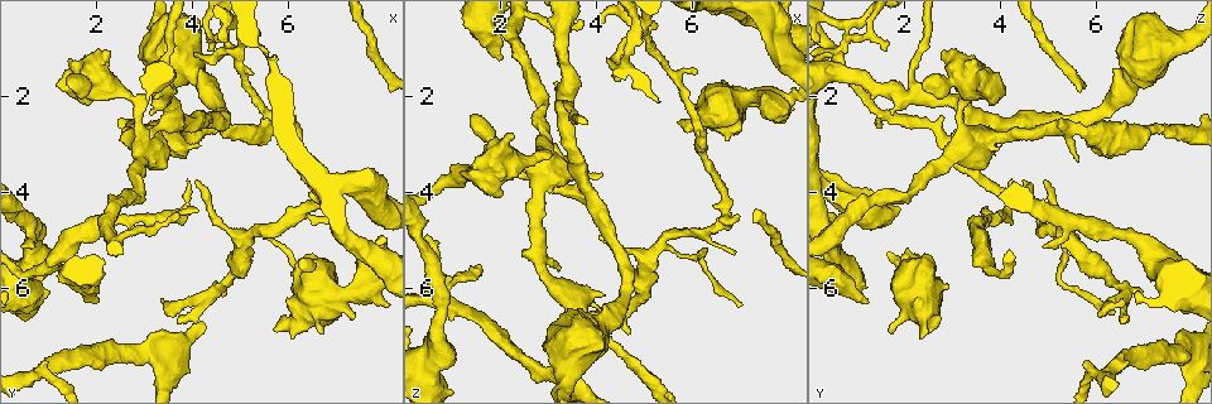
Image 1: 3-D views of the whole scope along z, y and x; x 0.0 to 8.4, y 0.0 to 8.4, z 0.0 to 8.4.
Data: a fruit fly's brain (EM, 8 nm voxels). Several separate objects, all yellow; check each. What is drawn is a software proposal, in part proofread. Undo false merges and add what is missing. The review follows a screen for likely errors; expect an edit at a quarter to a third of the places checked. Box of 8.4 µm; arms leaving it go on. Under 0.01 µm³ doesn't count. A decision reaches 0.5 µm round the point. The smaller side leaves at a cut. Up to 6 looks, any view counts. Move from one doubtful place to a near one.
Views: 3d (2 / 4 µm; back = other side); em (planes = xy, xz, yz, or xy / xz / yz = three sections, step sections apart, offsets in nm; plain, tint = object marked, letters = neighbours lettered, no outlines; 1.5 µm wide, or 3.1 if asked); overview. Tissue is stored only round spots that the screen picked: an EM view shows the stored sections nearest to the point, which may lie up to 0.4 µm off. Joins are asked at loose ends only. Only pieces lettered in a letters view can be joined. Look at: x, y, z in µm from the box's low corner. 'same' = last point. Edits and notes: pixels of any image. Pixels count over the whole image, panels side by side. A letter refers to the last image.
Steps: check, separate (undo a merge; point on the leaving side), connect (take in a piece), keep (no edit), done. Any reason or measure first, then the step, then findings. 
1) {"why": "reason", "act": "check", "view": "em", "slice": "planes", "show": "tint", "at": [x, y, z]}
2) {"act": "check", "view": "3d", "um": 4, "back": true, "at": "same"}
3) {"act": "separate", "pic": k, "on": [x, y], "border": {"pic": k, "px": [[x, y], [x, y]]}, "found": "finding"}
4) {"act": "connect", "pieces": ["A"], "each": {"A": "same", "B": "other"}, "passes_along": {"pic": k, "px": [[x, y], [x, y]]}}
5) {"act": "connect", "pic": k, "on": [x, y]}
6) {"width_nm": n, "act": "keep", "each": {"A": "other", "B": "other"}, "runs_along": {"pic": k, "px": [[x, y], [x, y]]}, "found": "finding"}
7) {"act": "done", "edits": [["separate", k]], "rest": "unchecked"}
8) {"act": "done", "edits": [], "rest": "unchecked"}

{"why": "tapers out", "act": "check", "view": "3d", "um": 4, "at": [4.10, 3.75, 4.95]}

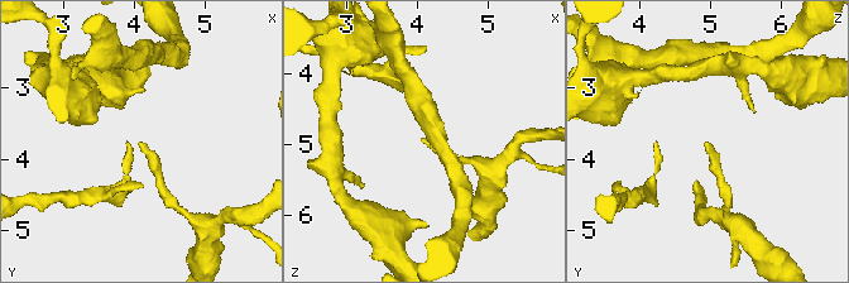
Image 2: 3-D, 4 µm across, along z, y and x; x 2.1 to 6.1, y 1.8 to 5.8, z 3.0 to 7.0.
{"act": "check", "view": "em", "slice": "xy", "step": 8, "show": "letters", "at": [4.05, 3.75, 4.90]}

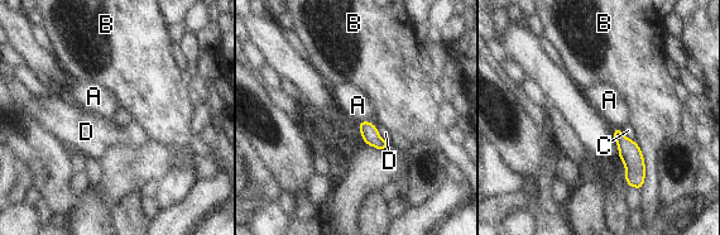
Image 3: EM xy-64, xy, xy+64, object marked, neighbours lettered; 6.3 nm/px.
{"act": "keep", "each": {"A": "other", "B": "other", "C": "other", "D": "other"}, "border": {"pic": 3, "px": [[366, 119], [356, 125]]}, "found": "no lettered piece goes on from it"}

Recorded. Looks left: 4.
{"why": "an open end", "act": "check", "view": "3d", "um": 4, "at": [2.00, 6.30, 1.20]}

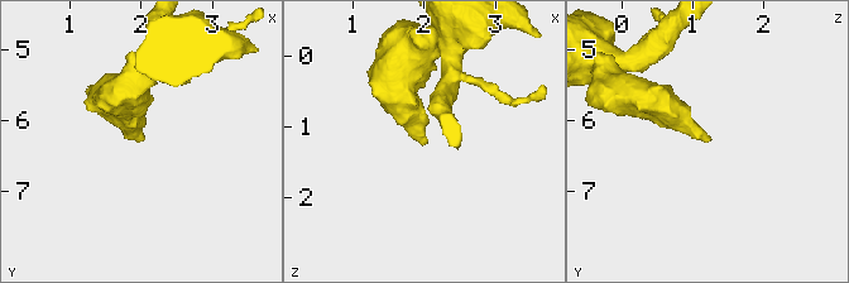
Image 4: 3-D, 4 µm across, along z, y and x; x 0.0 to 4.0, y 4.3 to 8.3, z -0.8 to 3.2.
{"why": "shape alone is not enough", "act": "check", "view": "em", "slice": "planes", "show": "letters", "at": [2.00, 6.30, 1.25]}

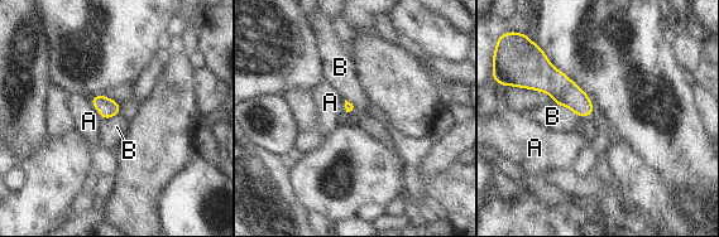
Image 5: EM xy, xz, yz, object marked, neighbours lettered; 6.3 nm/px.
{"act": "keep", "each": {"A": "other", "B": "other"}, "border": {"pic": 5, "px": [[552, 102], [567, 107], [579, 117]]}, "found": "no lettered piece goes on from it"}

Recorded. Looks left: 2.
{"why": "four or more arms meet", "act": "check", "view": "em", "slice": "planes", "show": "tint", "at": [4.90, 1.10, 0.60]}

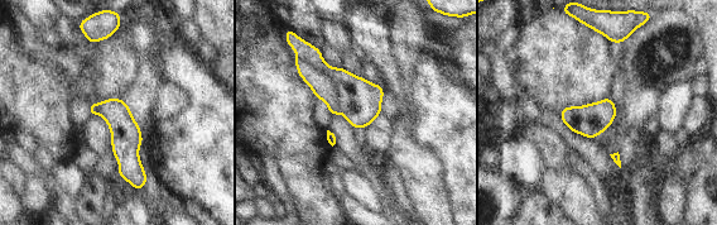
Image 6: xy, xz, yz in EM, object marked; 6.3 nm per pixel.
{"act": "check", "view": "em", "slice": "planes", "show": "letters", "at": "same"}

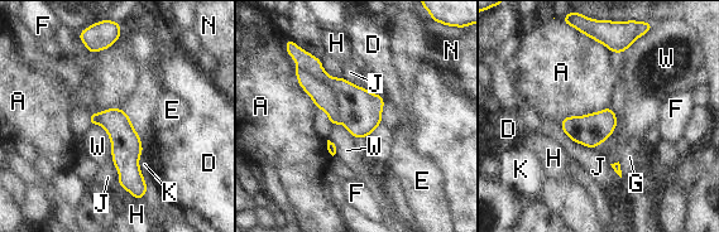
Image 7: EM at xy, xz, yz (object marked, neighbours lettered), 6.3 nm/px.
{"act": "separate", "pic": 7, "on": [359, 110], "each": {"A": "other", "D": "other", "E": "other", "F": "other", "G": "other", "H": "other", "J": "other", "K": "other", "N": "other", "W": "other"}, "border": {"pic": 7, "px": [[296, 66], [330, 88], [341, 121]]}, "found": "two neurons meet here"}

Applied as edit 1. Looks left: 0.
{"act": "done", "edits": [["separate", 7]], "rest": "unchecked"}

